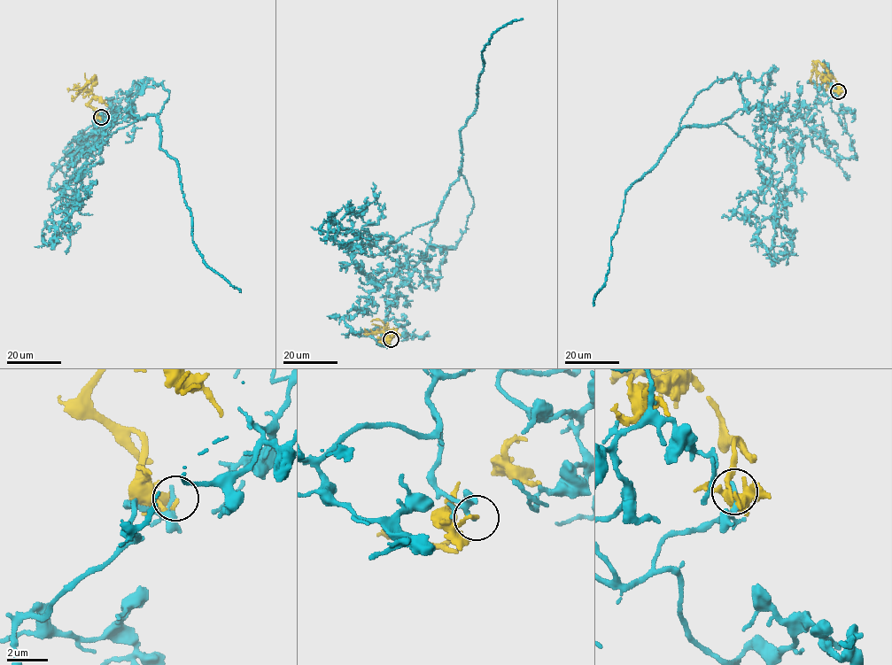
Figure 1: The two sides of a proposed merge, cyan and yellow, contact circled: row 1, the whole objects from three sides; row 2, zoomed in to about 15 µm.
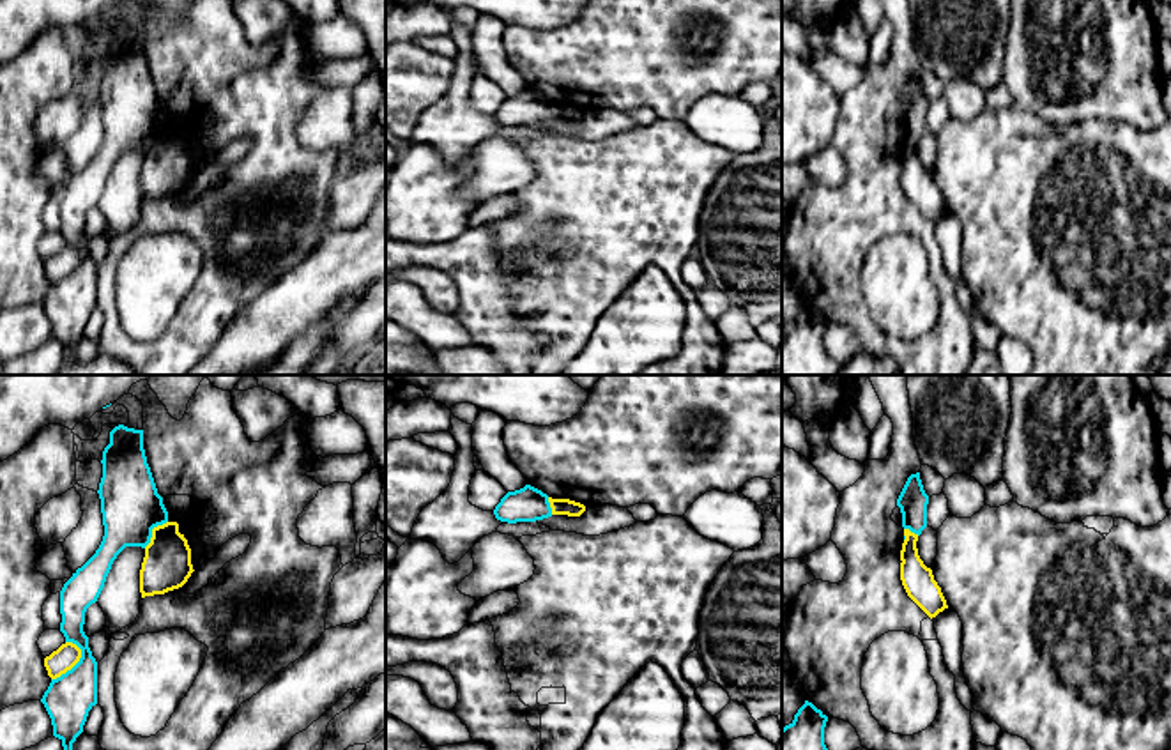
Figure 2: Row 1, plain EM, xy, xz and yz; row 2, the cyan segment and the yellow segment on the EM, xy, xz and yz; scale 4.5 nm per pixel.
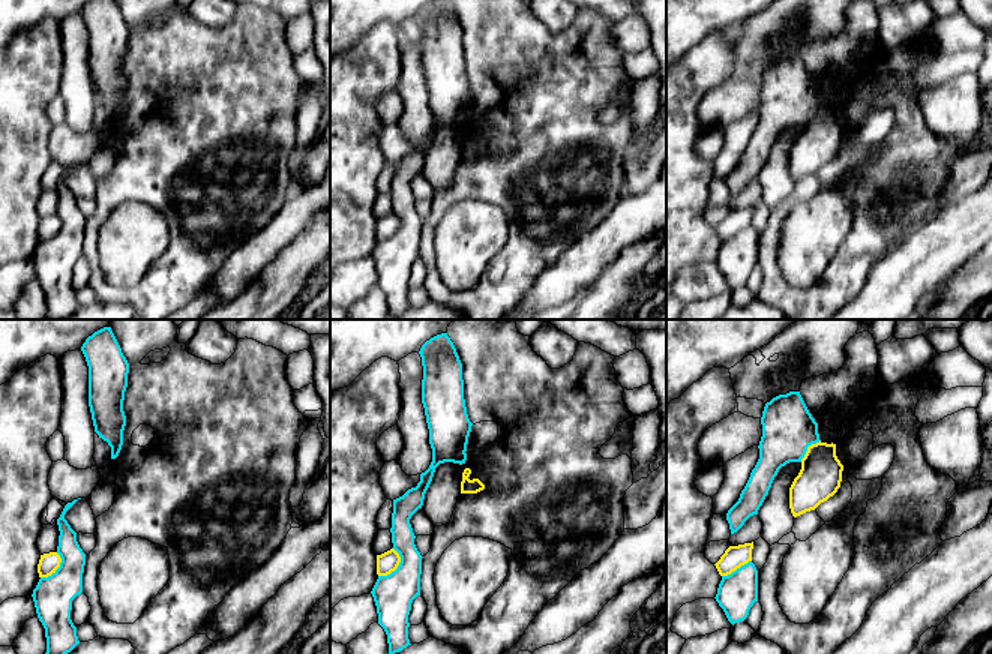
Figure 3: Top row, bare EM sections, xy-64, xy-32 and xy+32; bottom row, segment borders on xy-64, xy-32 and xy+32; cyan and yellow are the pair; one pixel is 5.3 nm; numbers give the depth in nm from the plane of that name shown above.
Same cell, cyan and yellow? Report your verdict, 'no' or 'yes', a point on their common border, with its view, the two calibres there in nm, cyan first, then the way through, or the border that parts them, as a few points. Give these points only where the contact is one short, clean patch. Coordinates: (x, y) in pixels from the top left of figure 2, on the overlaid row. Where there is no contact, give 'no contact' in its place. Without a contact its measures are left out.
no | xy (75, 665) | 220/110 nm

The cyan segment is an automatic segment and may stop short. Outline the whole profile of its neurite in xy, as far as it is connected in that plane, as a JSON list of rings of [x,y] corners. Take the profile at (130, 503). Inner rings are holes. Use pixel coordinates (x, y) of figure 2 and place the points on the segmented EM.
[[[115,426],[110,432],[110,444],[103,451],[103,478],[99,483],[99,499],[104,536],[96,554],[78,568],[60,591],[60,631],[65,642],[81,649],[80,662],[57,679],[51,679],[41,702],[44,704],[53,736],[62,741],[64,750],[73,750],[73,743],[83,732],[88,711],[97,704],[97,662],[88,647],[88,637],[83,631],[85,612],[97,601],[113,561],[126,547],[145,548],[150,543],[152,529],[168,522],[168,511],[163,497],[157,494],[150,467],[143,449],[143,430]]]

